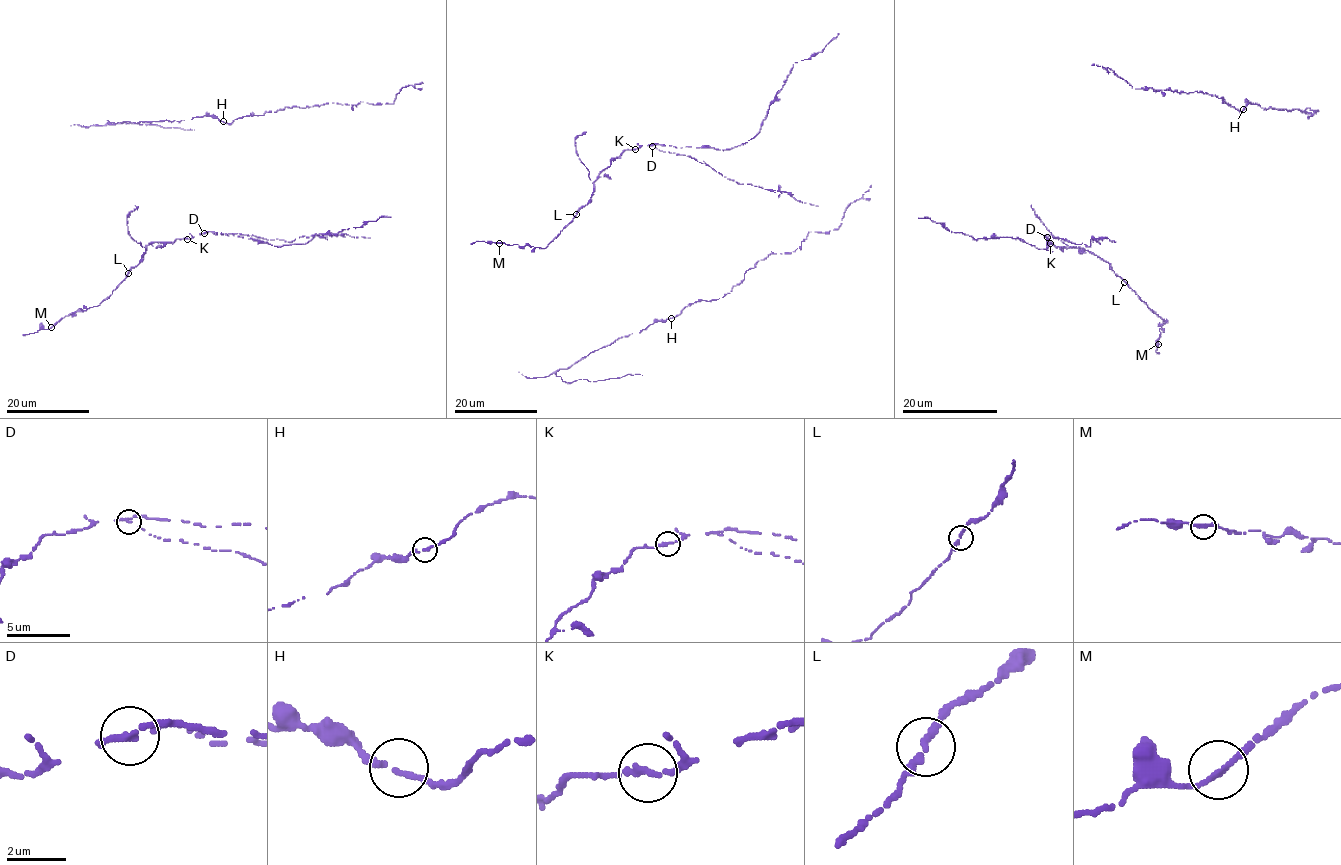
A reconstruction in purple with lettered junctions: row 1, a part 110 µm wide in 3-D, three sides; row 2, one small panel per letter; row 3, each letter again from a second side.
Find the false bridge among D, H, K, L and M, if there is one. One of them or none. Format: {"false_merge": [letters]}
{"false_merge": ["D"]}

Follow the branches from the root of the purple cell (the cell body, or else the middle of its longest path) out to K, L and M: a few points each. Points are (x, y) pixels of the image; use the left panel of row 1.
K: (208, 231), (187, 239)
L: (208, 231), (190, 239), (151, 243), (145, 247), (142, 259), (129, 273)
M: (208, 231), (190, 239), (151, 243), (145, 247), (142, 259), (111, 295), (99, 305), (72, 312), (51, 327)

